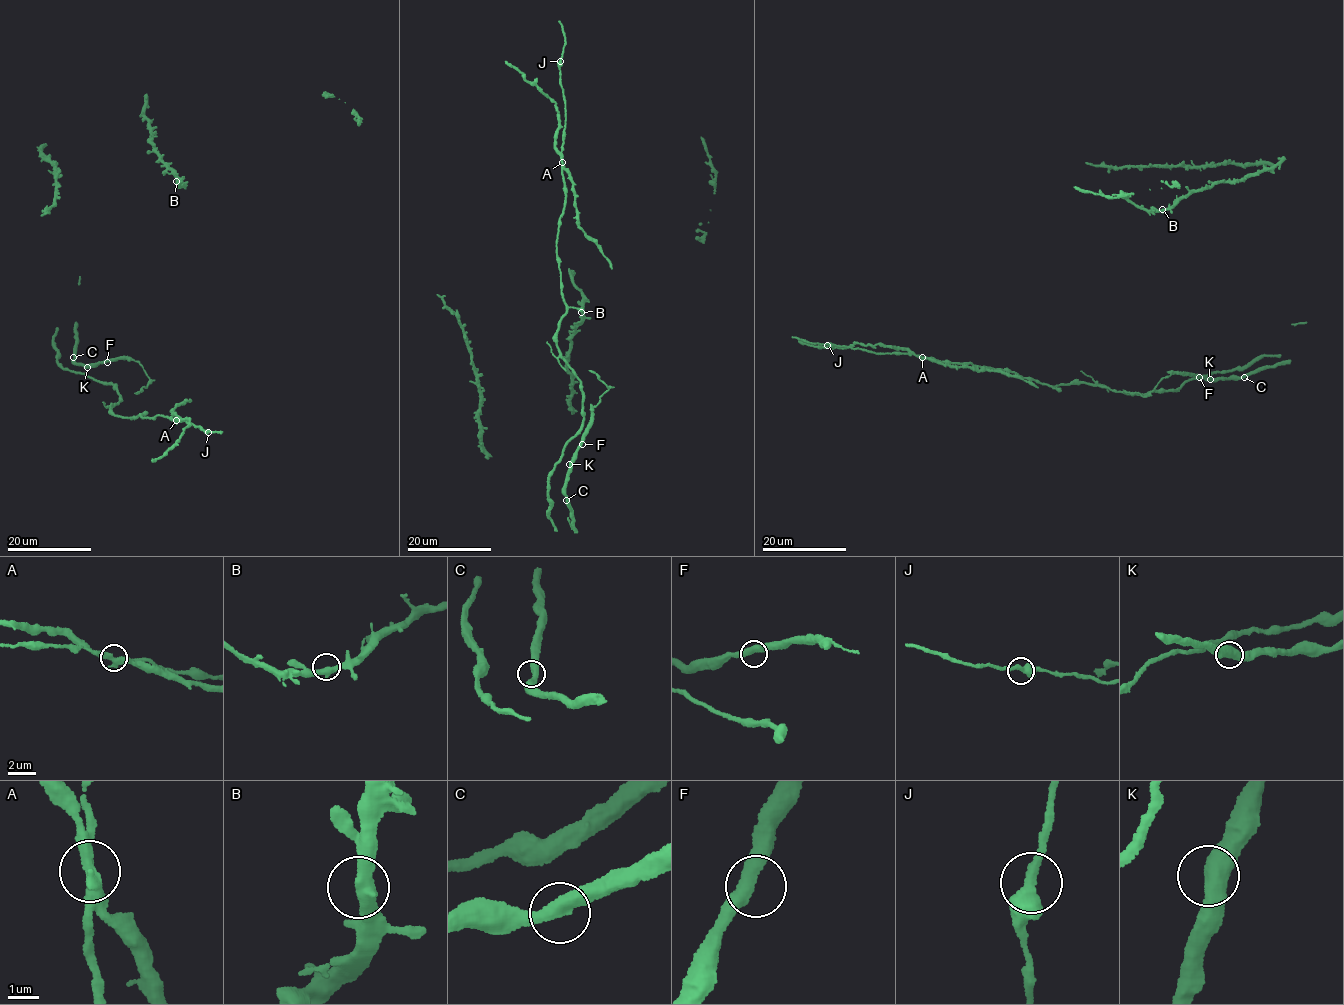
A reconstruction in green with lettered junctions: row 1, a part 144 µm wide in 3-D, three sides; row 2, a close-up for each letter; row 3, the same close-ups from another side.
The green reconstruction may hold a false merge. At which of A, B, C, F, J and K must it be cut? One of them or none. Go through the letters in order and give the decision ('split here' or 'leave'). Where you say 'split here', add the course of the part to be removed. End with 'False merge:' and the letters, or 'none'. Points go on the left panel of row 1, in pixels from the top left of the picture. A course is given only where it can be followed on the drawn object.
A: split here; foreign part runs (177, 420), (189, 419), (190, 425), (167, 452), (152, 460)
B: leave
C: leave
F: leave
J: leave
K: leave
False merge: A

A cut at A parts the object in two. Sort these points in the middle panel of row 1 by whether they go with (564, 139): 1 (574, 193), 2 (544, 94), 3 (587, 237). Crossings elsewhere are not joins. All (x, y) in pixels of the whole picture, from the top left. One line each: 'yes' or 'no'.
1: no
2: no
3: no

